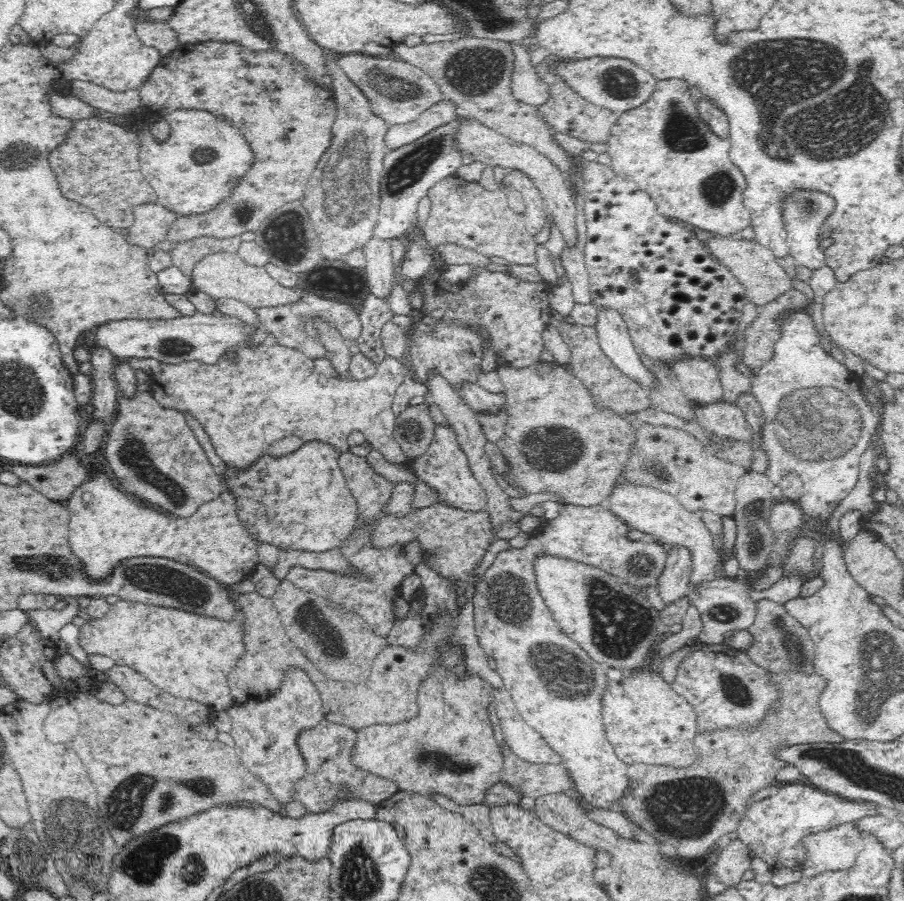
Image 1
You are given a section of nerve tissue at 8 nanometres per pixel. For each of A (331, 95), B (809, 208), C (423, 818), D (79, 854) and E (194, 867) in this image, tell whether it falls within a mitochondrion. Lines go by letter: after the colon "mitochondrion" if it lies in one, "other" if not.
A: other
B: mitochondrion
C: other
D: mitochondrion
E: mitochondrion

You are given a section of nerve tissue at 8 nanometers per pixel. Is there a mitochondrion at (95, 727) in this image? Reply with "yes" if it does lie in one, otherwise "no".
no

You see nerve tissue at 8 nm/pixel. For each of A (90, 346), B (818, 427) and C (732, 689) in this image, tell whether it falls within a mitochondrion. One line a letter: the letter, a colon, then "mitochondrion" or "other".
A: other
B: mitochondrion
C: mitochondrion

